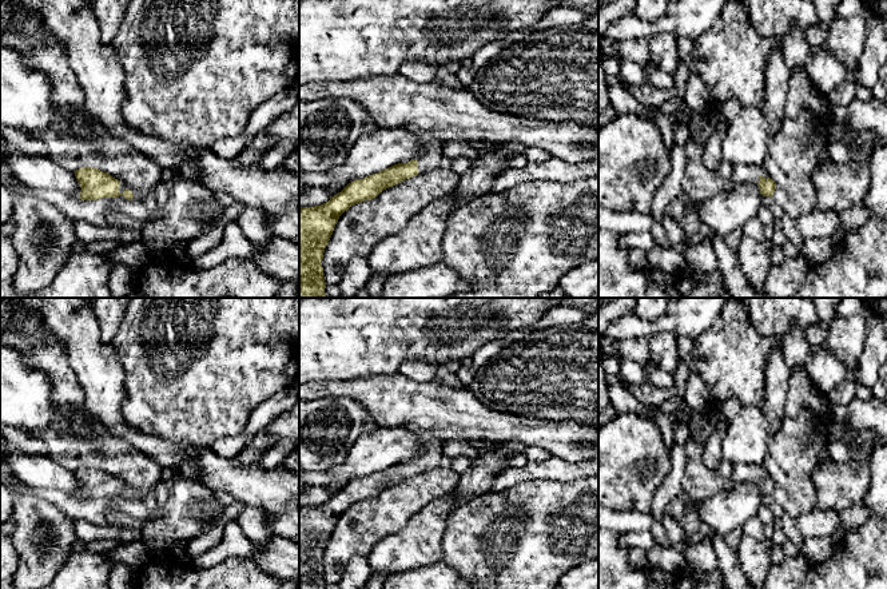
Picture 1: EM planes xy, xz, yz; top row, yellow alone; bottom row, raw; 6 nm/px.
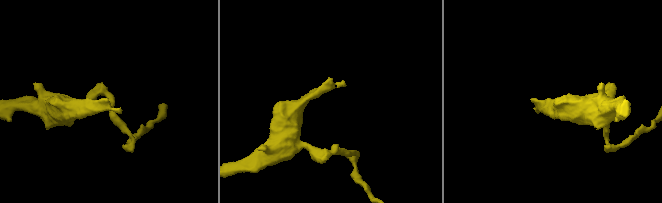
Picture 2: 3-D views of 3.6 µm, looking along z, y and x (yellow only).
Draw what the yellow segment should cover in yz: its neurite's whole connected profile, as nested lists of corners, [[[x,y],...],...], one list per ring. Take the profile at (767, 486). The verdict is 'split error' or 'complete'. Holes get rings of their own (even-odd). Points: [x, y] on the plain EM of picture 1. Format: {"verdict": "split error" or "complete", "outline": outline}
{"verdict": "split error", "outline": [[[745,463],[733,465],[733,471],[729,483],[733,485],[739,482],[757,483],[760,487],[760,493],[763,496],[769,497],[772,497],[776,489],[776,482],[769,477],[769,474],[763,469],[761,465],[745,465]]]}

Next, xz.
{"verdict": "split error", "outline": [[[417,430],[417,435],[423,450],[415,458],[355,478],[321,505],[299,506],[299,589],[326,588],[323,552],[345,510],[354,504],[374,498],[383,489],[406,478],[441,466],[445,441],[427,430]]]}

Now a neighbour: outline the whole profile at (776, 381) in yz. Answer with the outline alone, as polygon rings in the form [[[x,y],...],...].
[[[781,346],[775,347],[768,357],[764,375],[763,413],[769,422],[769,435],[776,434],[781,426],[791,374],[792,369],[784,361]]]

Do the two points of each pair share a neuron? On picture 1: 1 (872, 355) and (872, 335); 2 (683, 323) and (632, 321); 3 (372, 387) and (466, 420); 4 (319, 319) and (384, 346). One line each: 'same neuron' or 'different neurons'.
1: same neuron
2: same neuron
3: same neuron
4: same neuron

